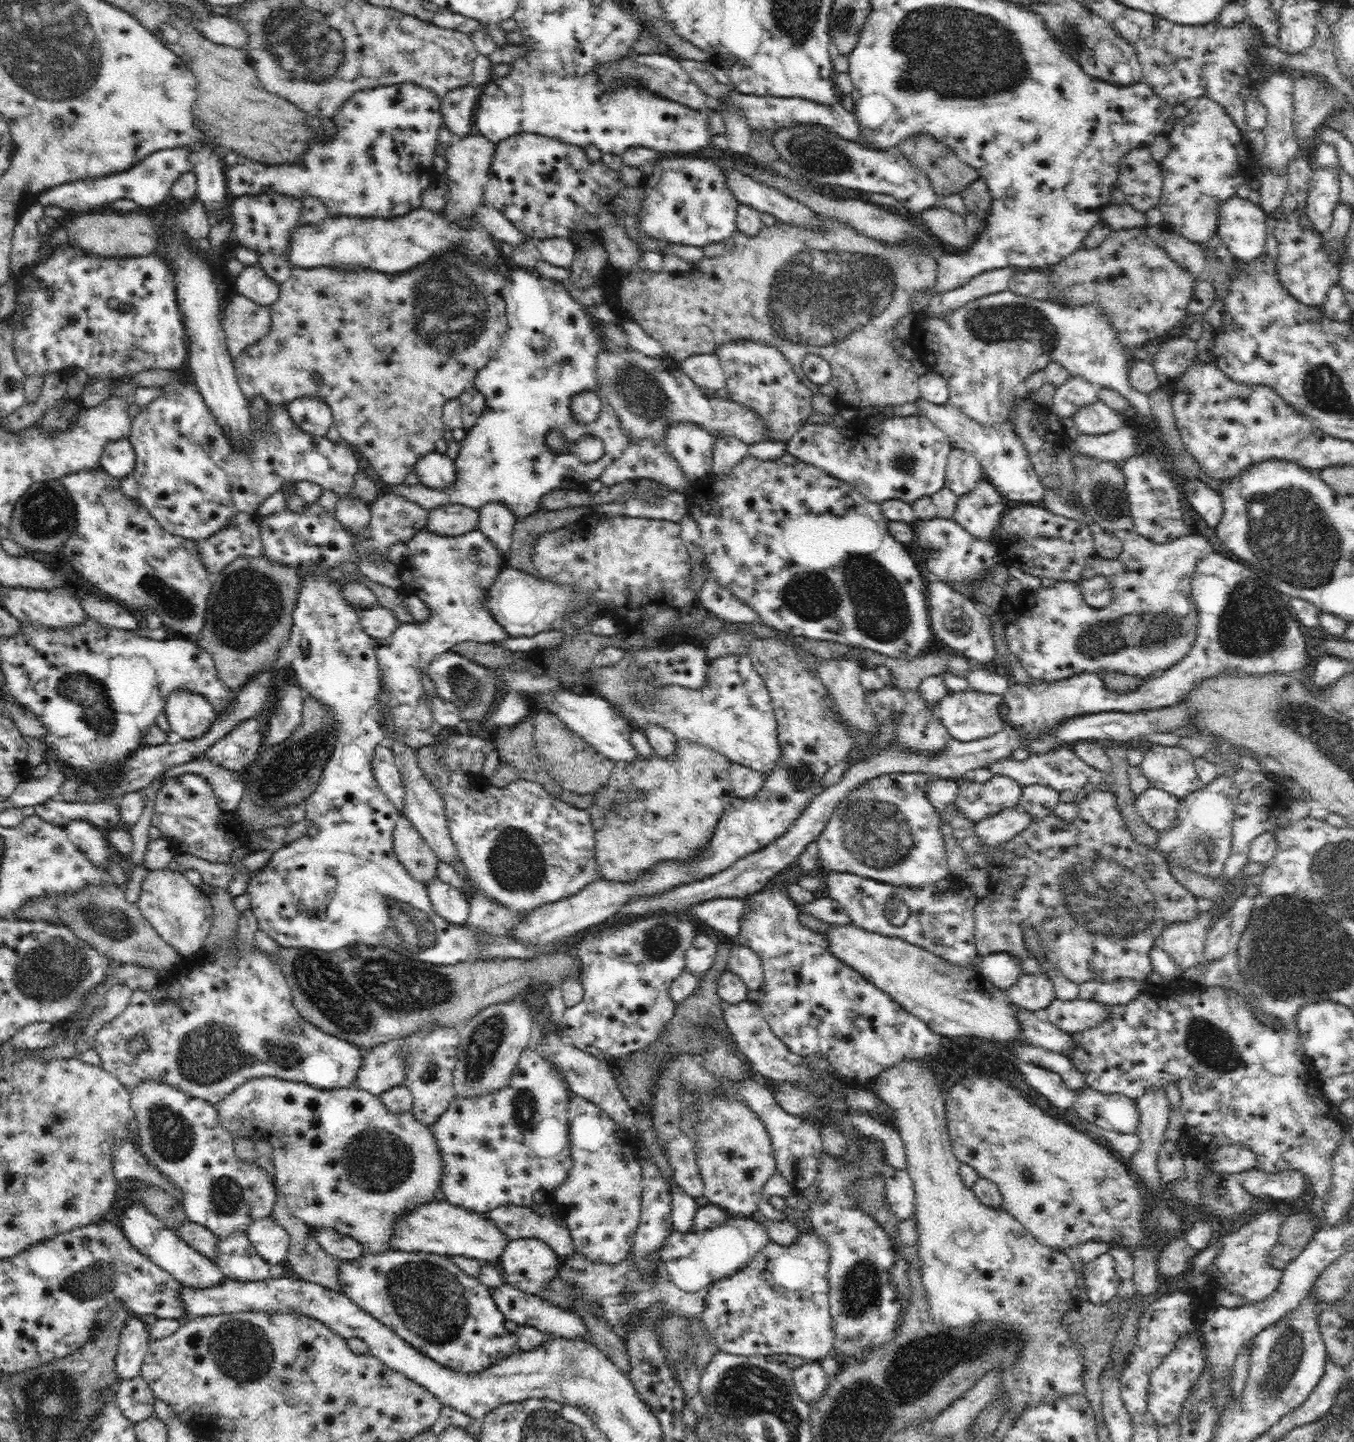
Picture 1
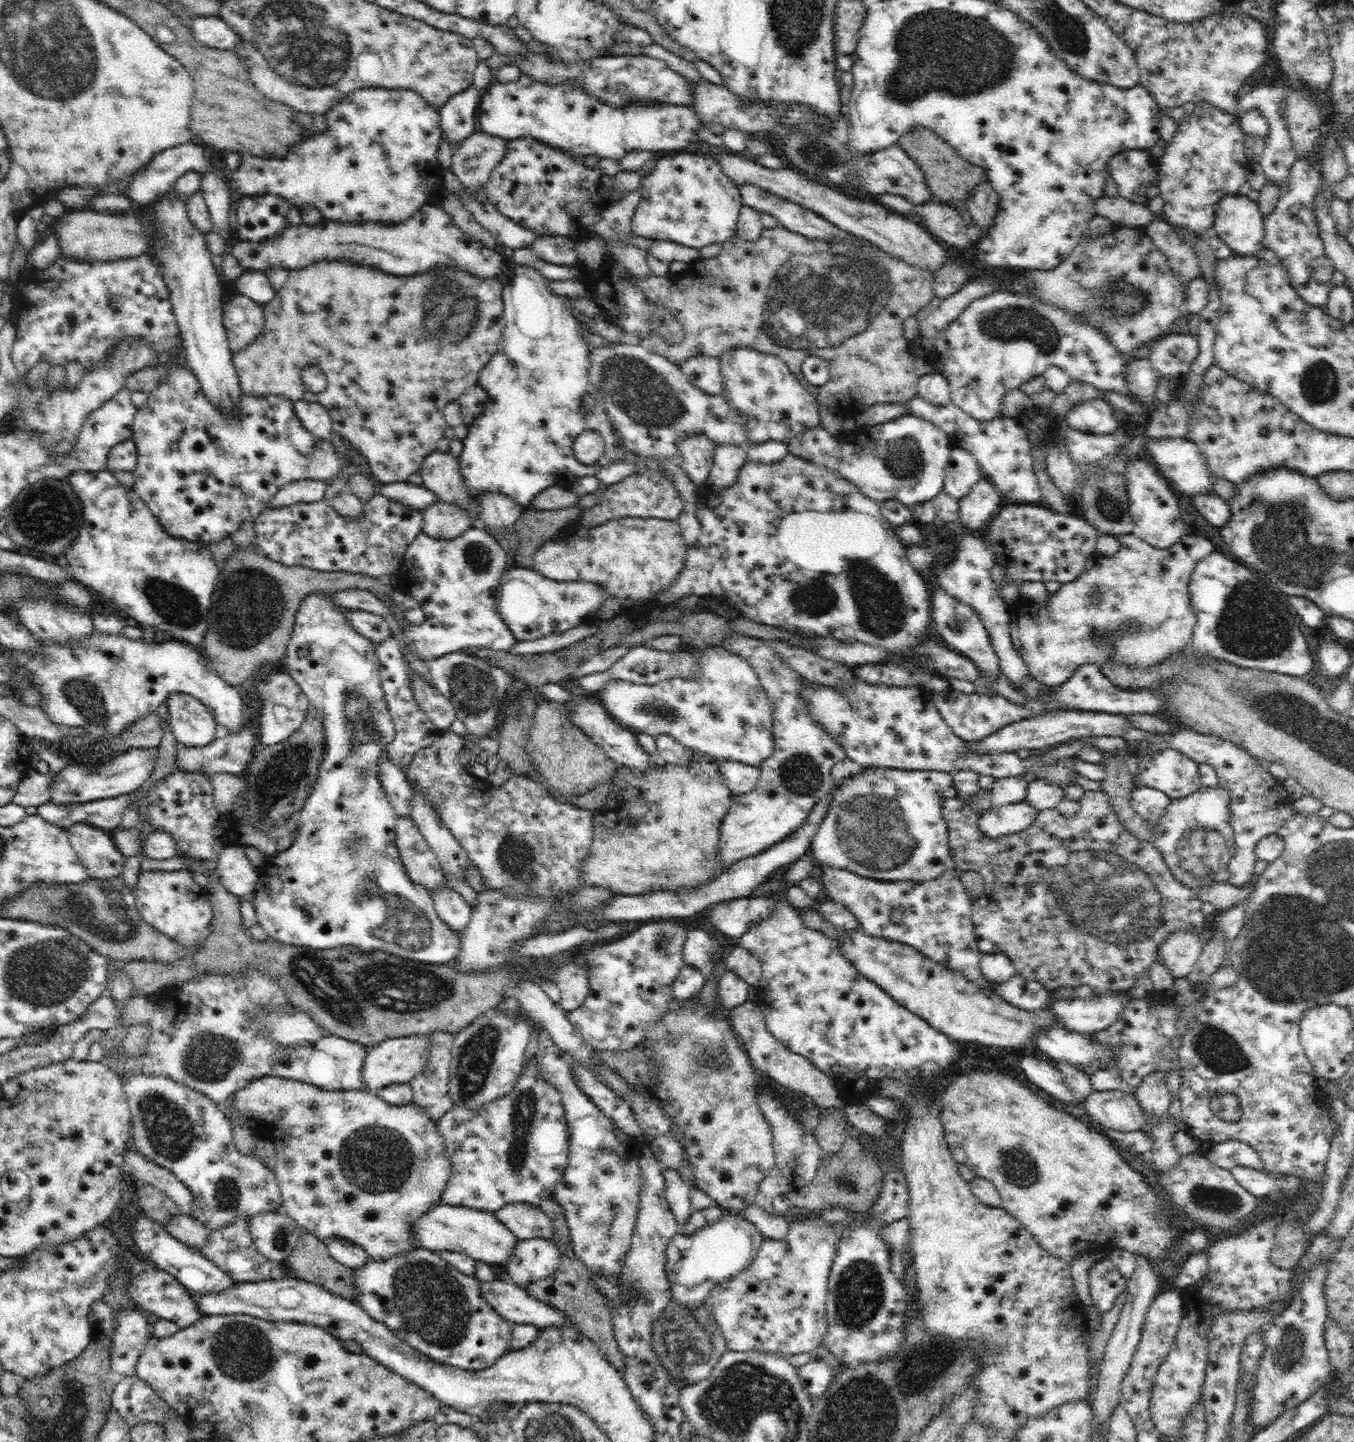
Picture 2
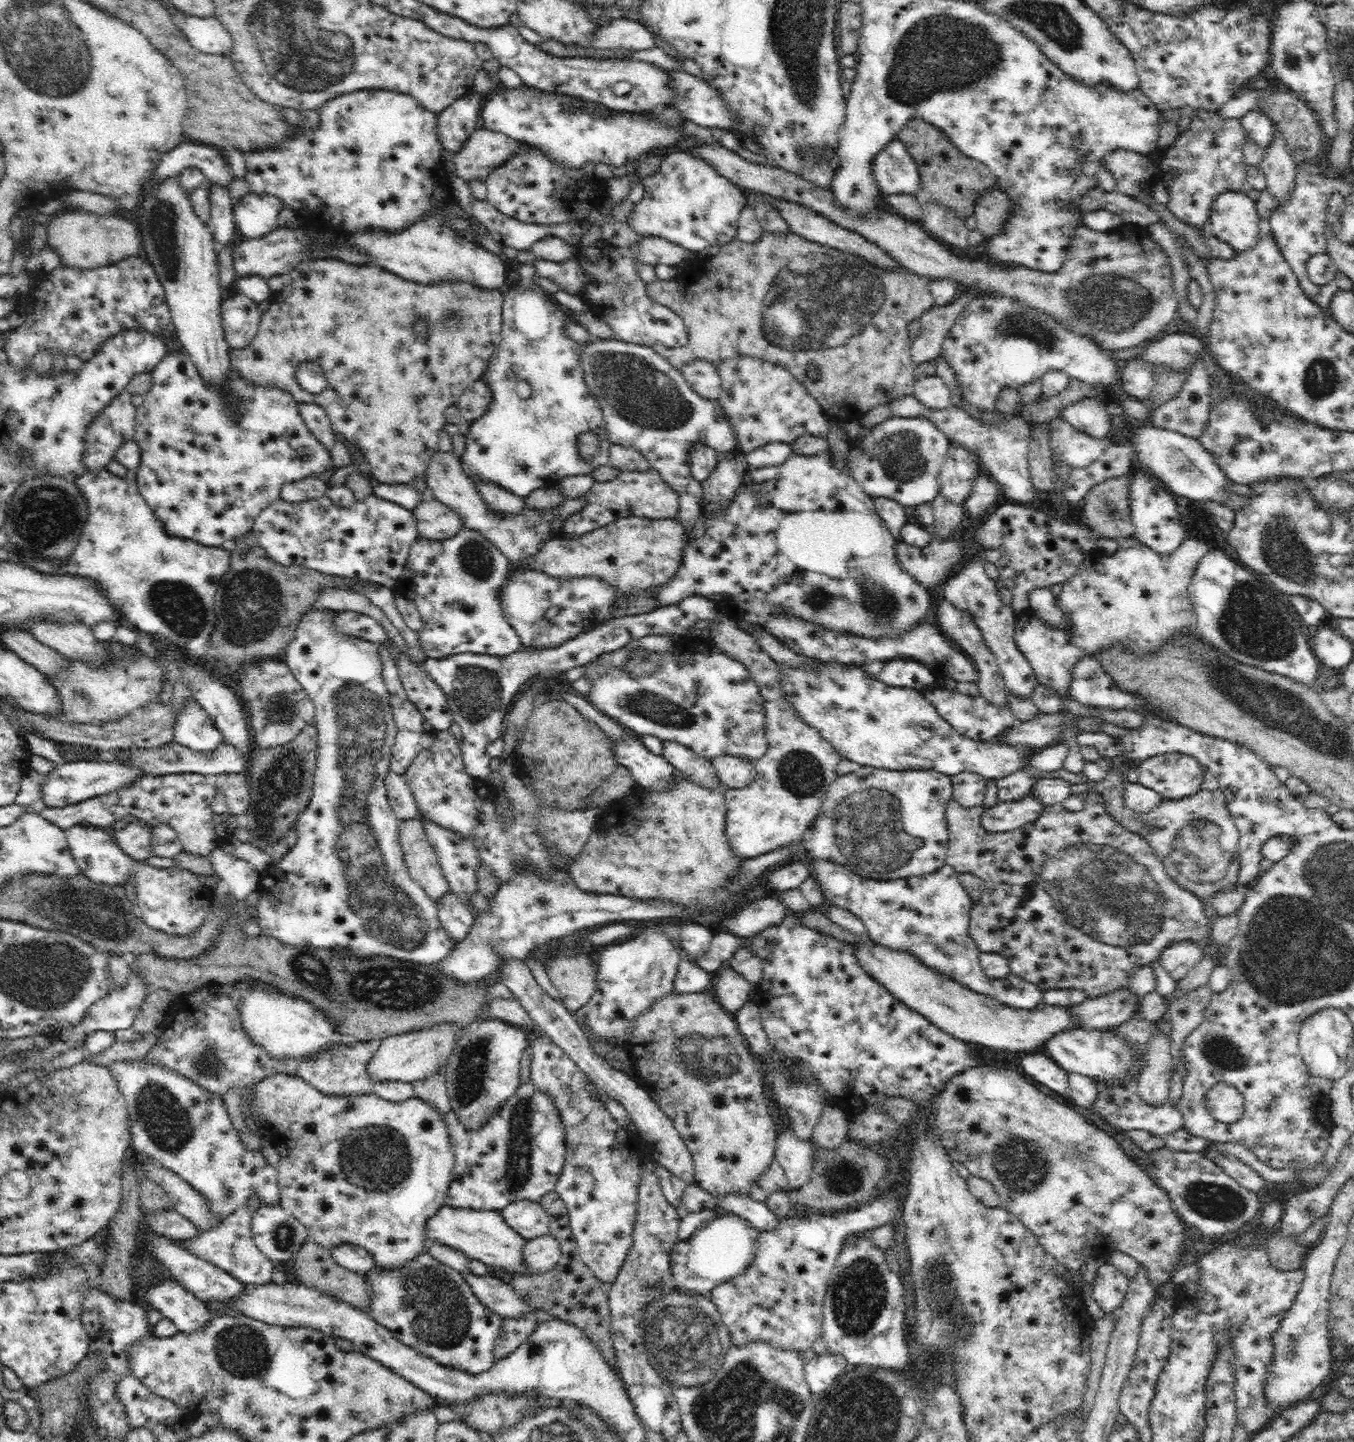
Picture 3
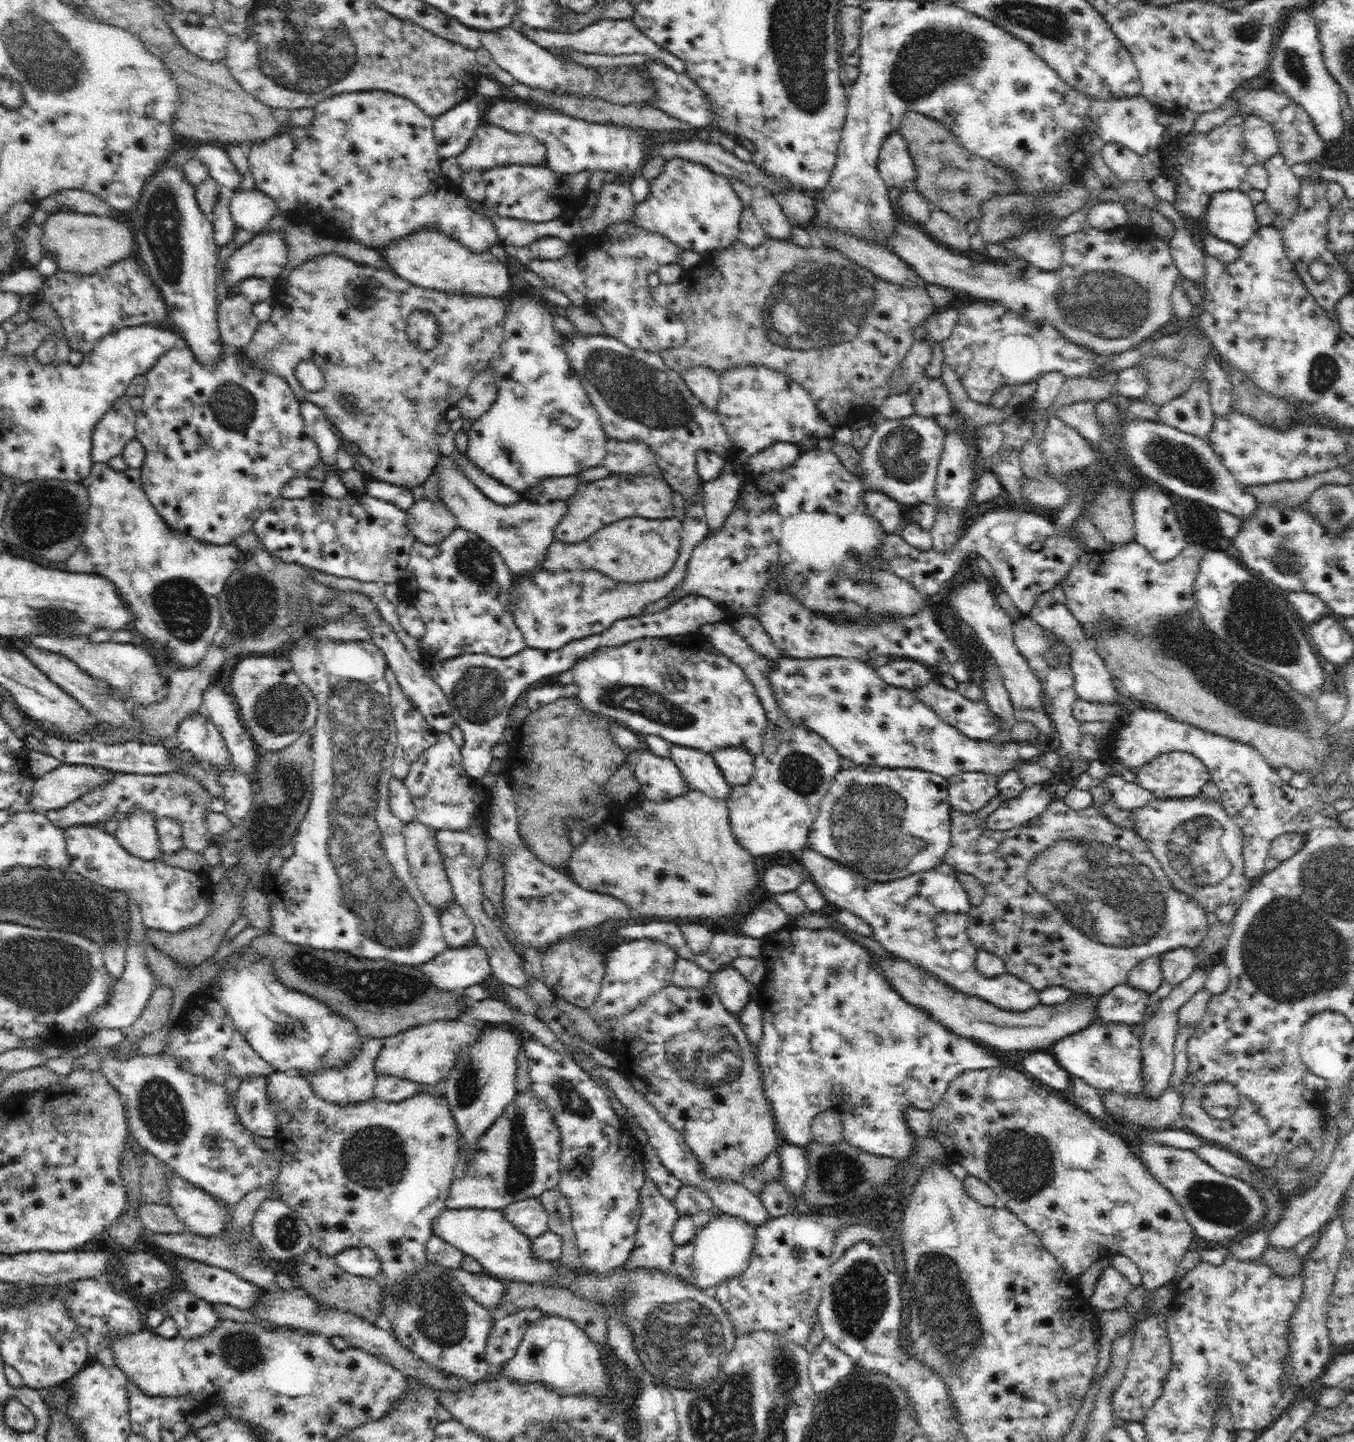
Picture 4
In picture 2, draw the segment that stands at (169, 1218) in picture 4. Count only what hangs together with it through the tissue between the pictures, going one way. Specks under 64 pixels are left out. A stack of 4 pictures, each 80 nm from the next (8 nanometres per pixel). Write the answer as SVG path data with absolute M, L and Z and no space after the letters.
M178 1211L170 1222L163 1224L168 1233L184 1245L204 1248L208 1242L209 1231L202 1222L194 1219L192 1215L186 1215Z

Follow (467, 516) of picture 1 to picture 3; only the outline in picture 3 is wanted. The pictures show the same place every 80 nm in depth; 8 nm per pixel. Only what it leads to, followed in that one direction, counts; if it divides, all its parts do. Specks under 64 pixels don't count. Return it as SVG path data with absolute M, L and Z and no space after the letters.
M439 500L422 501L413 508L419 537L430 541L452 538L462 528L460 515Z

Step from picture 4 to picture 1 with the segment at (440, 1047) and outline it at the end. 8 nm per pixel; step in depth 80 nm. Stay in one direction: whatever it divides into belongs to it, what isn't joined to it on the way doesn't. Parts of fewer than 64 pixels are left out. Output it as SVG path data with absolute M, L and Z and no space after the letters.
M394 1039L376 1045L363 1054L355 1087L380 1096L385 1090L402 1085L405 1078L406 1062L402 1057L402 1039Z

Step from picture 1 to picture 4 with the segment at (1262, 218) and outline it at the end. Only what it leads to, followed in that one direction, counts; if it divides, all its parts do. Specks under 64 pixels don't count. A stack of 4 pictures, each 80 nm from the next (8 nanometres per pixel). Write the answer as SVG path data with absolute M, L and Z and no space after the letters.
M1240 189L1214 193L1202 216L1205 226L1220 240L1234 243L1240 249L1258 230L1255 203Z

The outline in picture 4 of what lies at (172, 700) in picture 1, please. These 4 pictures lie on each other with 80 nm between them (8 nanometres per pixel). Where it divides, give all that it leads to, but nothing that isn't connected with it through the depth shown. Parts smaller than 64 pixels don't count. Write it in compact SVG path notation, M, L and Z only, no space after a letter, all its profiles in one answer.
M201 710L186 716L177 730L177 741L183 750L190 750L202 763L220 768L220 772L231 764L231 753L220 730Z

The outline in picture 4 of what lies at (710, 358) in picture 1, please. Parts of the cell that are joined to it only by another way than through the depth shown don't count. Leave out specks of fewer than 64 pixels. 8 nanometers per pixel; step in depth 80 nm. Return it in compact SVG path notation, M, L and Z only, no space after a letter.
M692 366L682 375L692 395L698 398L706 409L717 411L721 394L719 372L707 366Z

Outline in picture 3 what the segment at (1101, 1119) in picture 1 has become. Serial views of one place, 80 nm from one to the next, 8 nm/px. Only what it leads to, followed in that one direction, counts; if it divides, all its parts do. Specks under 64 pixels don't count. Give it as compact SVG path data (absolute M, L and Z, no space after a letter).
M1116 1084L1100 1087L1097 1092L1096 1102L1092 1104L1092 1109L1098 1112L1101 1118L1122 1131L1147 1130L1152 1135L1163 1137L1183 1126L1183 1114L1176 1105L1170 1101L1166 1101L1163 1105L1157 1107L1145 1103L1138 1096L1135 1084L1128 1084L1126 1087Z

